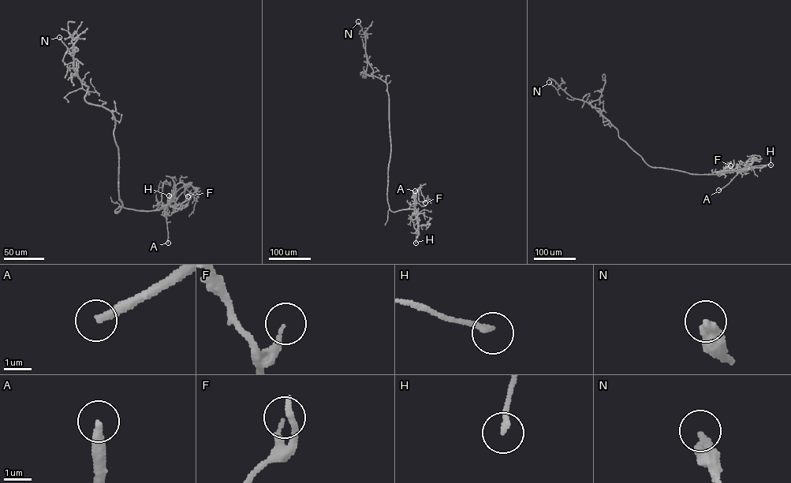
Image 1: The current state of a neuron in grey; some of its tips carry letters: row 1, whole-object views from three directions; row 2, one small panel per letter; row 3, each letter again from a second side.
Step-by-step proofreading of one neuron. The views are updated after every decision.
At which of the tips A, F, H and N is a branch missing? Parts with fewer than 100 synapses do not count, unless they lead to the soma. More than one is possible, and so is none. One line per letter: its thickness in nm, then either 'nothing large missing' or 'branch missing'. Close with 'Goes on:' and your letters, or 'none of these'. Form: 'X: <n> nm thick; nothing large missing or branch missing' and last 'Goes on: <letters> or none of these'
A: 320 nm thick; branch missing
F: 180 nm thick; nothing large missing
H: 180 nm thick; nothing large missing
N: 360 nm thick; nothing large missing
Goes on: A

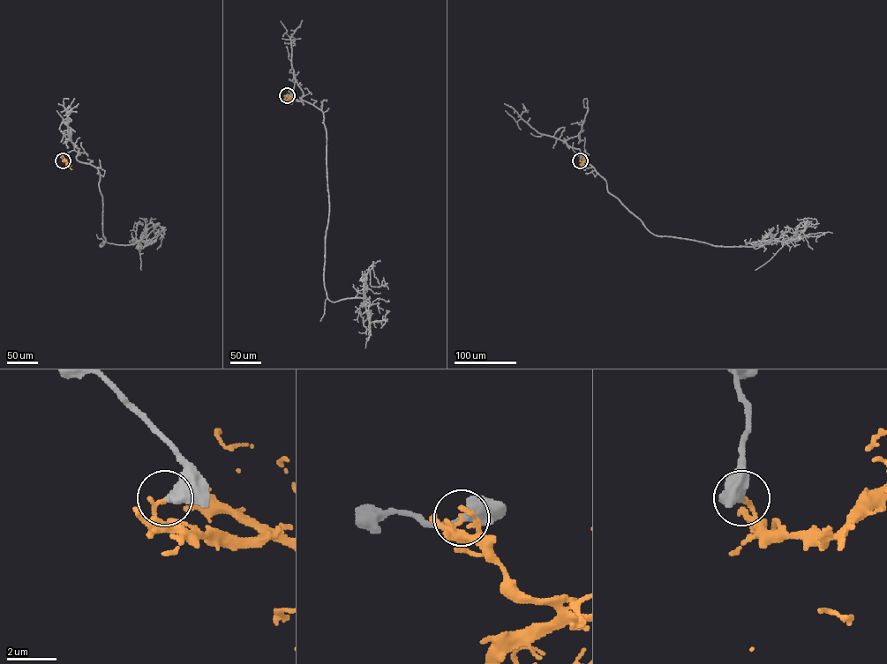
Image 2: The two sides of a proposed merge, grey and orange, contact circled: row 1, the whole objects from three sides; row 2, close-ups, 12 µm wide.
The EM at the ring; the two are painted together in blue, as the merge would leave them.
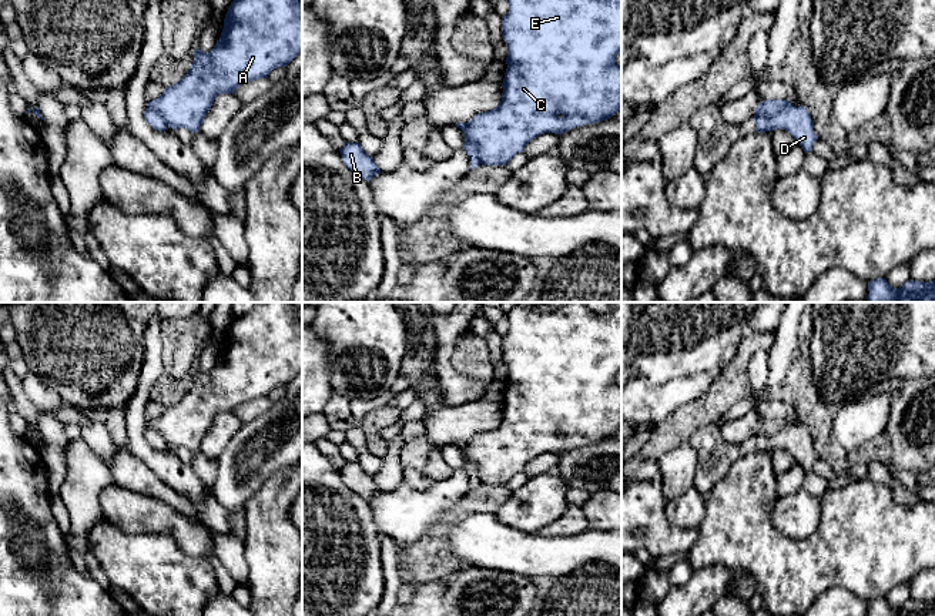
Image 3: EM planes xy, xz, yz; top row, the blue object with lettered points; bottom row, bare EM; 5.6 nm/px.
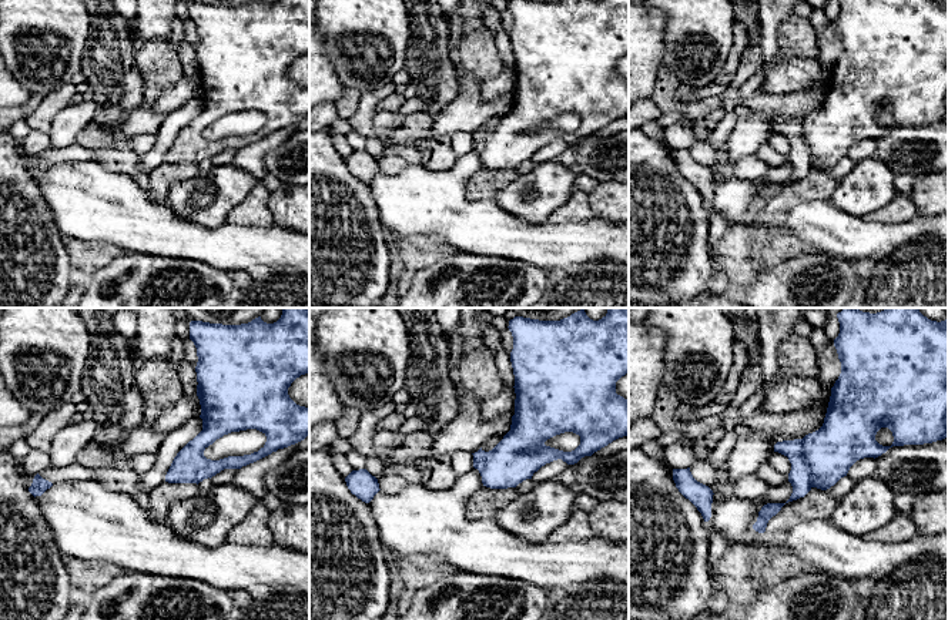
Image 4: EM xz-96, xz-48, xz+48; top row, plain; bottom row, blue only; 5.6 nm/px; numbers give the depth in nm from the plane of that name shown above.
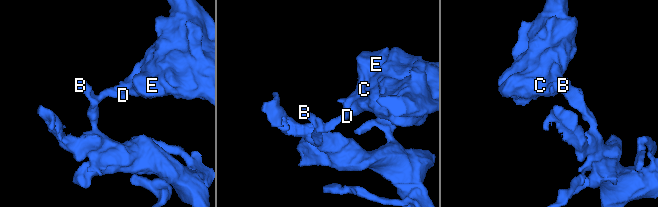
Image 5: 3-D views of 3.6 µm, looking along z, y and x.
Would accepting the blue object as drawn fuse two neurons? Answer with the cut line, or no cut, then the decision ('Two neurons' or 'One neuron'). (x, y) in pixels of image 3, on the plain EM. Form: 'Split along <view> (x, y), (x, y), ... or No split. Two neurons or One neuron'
Split along xz (468, 442), (466, 457), (475, 465), (481, 482). Two neurons

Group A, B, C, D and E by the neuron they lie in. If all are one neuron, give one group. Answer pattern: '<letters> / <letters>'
A C E / B D

